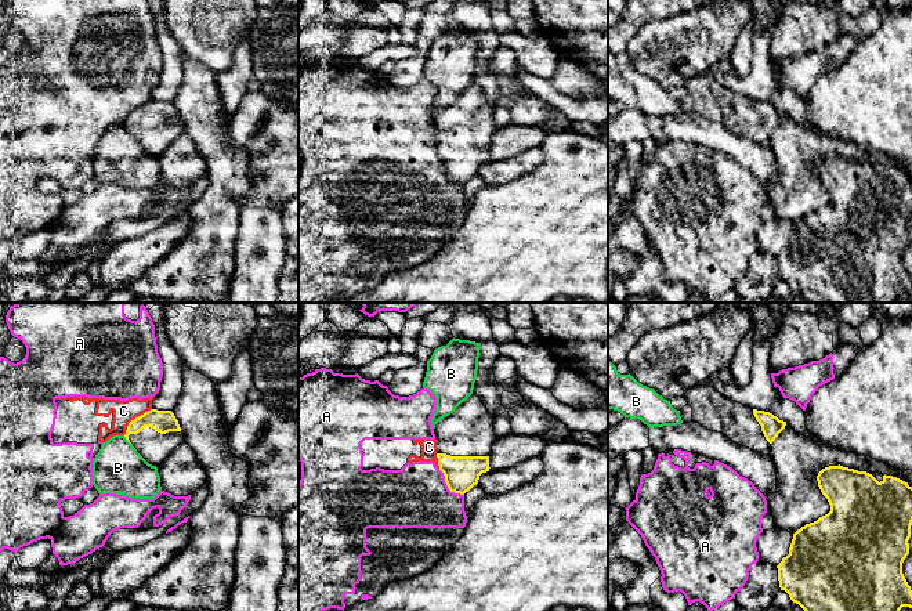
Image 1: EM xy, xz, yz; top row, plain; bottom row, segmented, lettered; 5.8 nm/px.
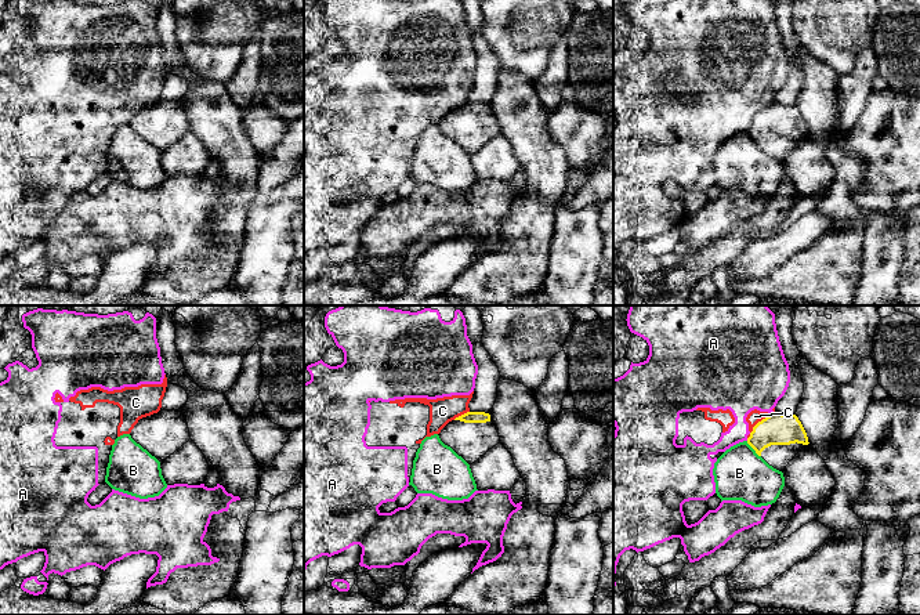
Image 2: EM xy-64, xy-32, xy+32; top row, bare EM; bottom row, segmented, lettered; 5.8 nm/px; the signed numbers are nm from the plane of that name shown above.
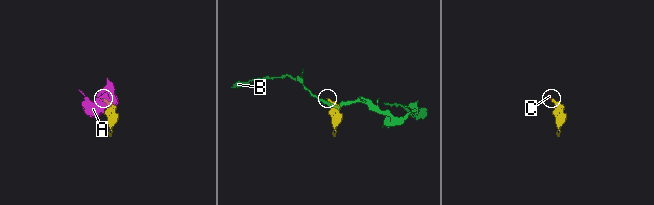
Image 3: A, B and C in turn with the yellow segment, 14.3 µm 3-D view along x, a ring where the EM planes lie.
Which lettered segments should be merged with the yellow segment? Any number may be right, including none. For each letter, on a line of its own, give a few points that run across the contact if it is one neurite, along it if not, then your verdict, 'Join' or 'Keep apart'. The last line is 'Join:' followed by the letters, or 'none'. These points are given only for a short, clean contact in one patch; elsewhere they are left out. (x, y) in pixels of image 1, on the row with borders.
A: Keep apart
B: Keep apart
C: Line: xy (151, 408), (136, 416), (123, 434). Keep apart
Join: none

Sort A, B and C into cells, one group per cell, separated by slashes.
A C / B

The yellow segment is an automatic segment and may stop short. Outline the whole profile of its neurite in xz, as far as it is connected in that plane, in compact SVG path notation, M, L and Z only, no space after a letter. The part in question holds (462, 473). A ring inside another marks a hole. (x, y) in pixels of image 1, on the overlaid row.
M471 394L453 413L435 424L438 466L450 492L464 495L478 484L482 473L489 471L489 455L497 438L493 433L493 420L493 415L488 412L482 401Z

